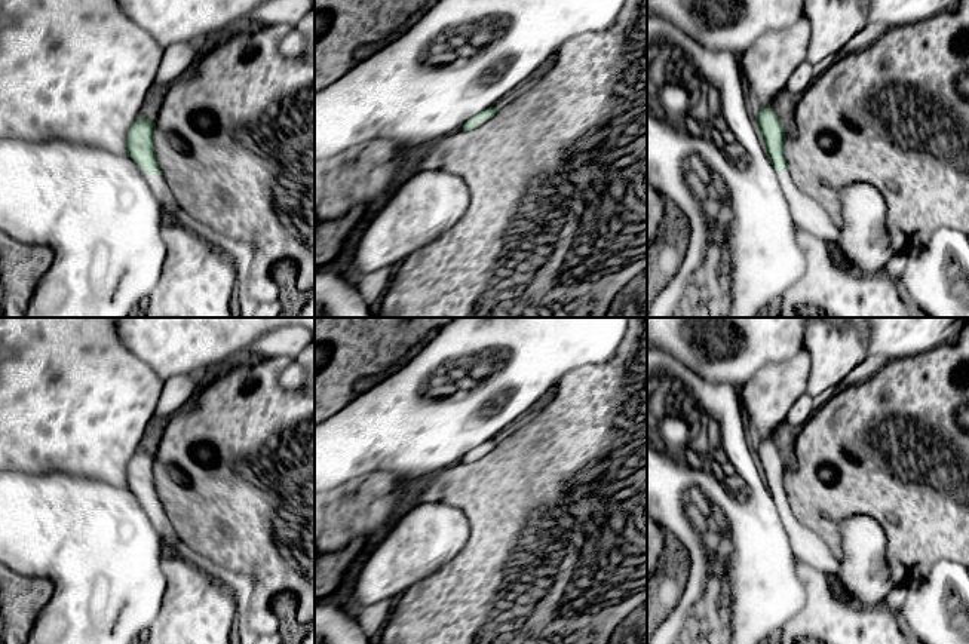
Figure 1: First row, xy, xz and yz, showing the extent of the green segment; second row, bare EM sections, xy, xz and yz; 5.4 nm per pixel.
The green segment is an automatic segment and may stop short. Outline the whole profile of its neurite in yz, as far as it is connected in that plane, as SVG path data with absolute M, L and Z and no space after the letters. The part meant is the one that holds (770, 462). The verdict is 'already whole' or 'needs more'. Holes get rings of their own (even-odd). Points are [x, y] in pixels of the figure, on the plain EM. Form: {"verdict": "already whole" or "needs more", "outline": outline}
{"verdict": "needs more", "outline": "M760 439L755 450L767 488L776 503L781 521L788 533L795 558L828 577L838 577L840 559L831 552L821 534L803 525L794 516L785 491L785 466L772 439Z"}

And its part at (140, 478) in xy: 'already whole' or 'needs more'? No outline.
needs more

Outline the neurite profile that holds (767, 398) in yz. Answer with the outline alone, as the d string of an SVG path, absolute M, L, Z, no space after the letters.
M803 349L789 361L764 367L739 390L745 415L754 423L760 439L772 439L776 429L786 423L794 402L807 393L809 375L810 355Z

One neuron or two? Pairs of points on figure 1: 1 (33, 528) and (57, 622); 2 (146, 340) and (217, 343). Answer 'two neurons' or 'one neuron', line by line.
1: one neuron
2: one neuron

